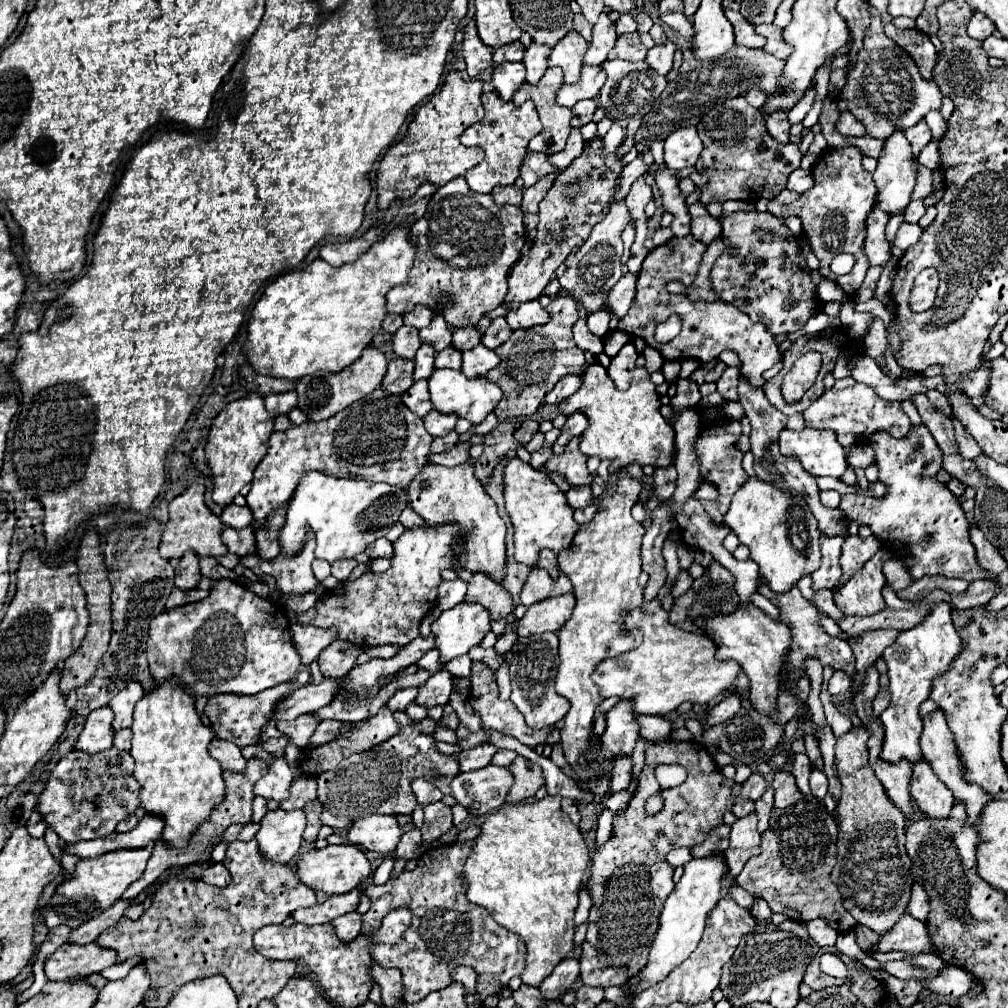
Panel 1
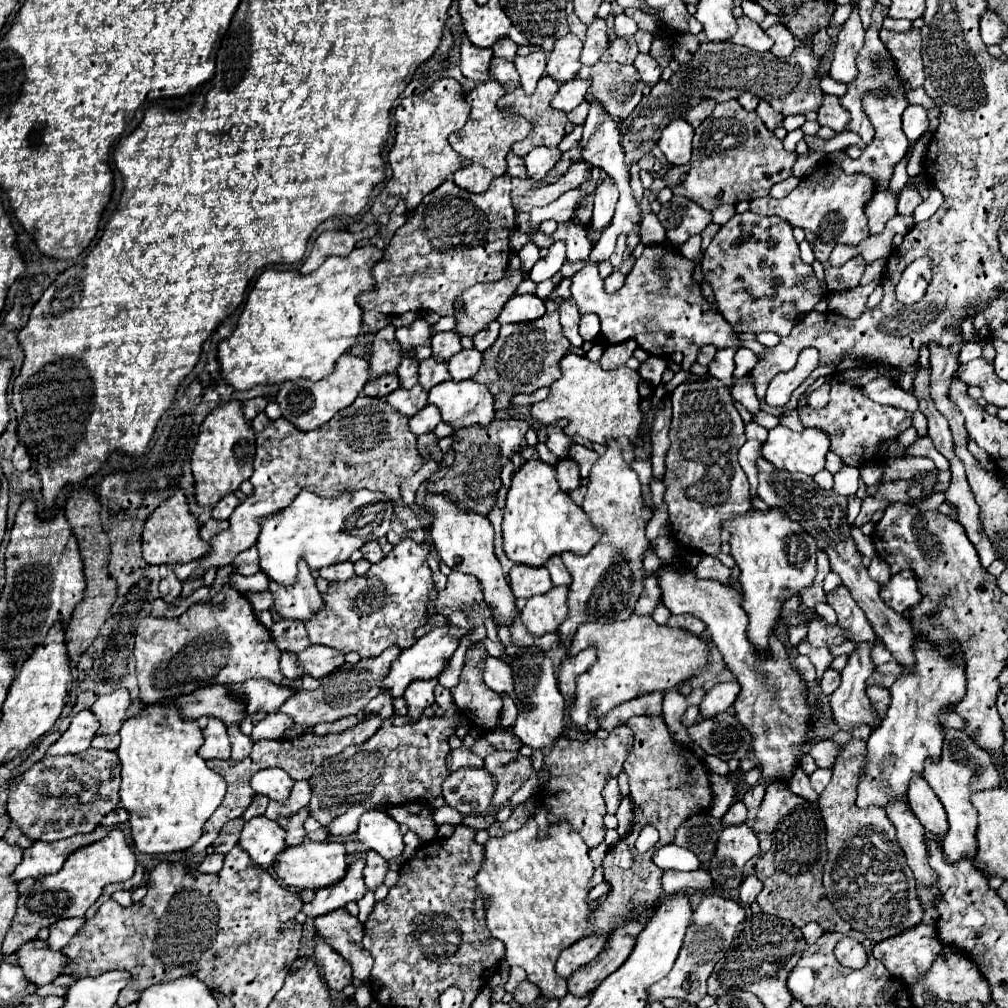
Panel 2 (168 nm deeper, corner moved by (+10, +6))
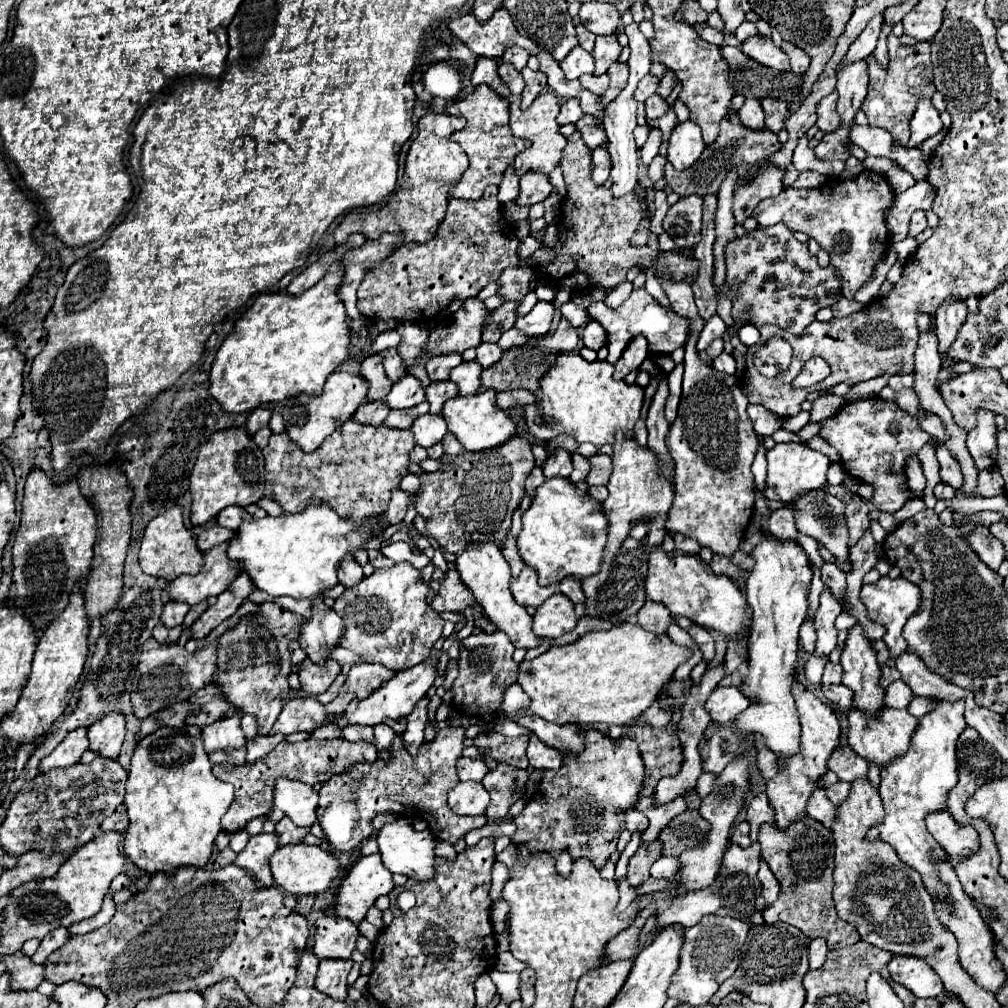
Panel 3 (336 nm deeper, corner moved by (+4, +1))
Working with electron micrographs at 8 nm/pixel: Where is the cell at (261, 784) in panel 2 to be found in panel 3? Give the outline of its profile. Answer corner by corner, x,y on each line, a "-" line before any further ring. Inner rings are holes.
278,779
274,789
274,807
284,811
298,827
312,827
316,823
318,793
300,781

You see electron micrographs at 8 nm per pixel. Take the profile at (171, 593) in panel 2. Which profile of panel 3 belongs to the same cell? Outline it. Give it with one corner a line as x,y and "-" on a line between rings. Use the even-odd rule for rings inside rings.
170,601
166,603
164,607
164,613
162,613
162,623
172,629
172,627
178,627
182,625
186,613
190,611
190,605
188,603
180,603
180,601

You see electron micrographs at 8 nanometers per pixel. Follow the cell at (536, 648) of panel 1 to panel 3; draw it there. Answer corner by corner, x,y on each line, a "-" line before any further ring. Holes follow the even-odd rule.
536,735
530,737
526,757
530,761
530,767
534,767
534,769
556,771
562,767
562,755
558,751
554,751
552,747
546,747
544,743
540,743
540,739
536,739

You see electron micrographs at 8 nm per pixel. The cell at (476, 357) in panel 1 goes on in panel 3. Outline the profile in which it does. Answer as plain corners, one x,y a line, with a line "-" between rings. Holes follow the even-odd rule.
468,361
452,369
450,381
458,385
460,395
472,395
480,387
480,375
482,375
482,367
478,365
478,361

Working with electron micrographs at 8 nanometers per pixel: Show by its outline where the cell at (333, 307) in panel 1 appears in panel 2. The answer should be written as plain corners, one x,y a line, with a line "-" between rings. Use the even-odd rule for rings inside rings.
360,246
354,248
346,258
326,258
324,264
310,274
300,274
298,270
264,270
246,298
232,336
218,346
218,360
226,382
236,390
246,390
256,384
282,384
298,378
310,378
316,382
332,374
336,360
356,342
360,334
364,310
360,308
356,298
360,294
374,292
376,282
372,268
382,260
382,256
382,248

